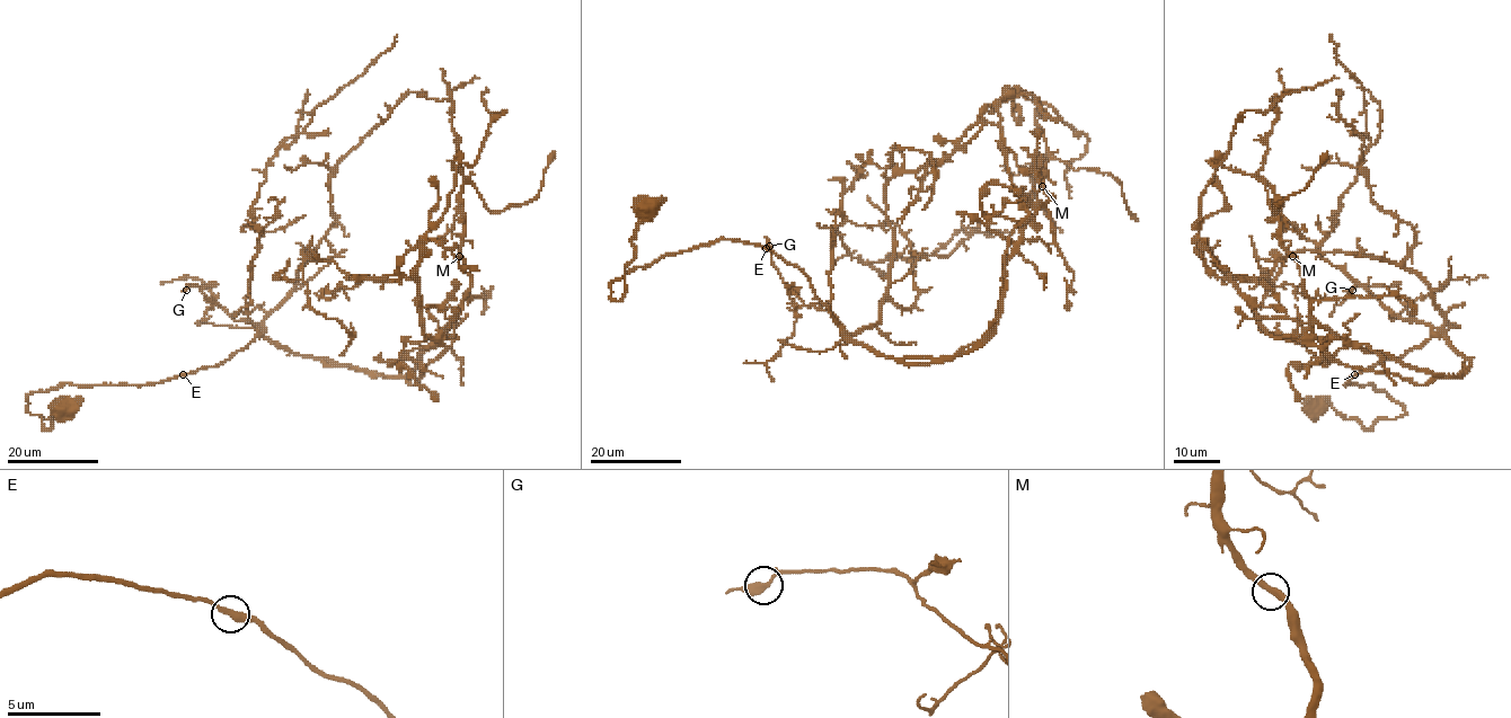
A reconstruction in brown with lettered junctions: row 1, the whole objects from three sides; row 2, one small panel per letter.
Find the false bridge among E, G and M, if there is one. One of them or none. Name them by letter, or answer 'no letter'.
no letter

